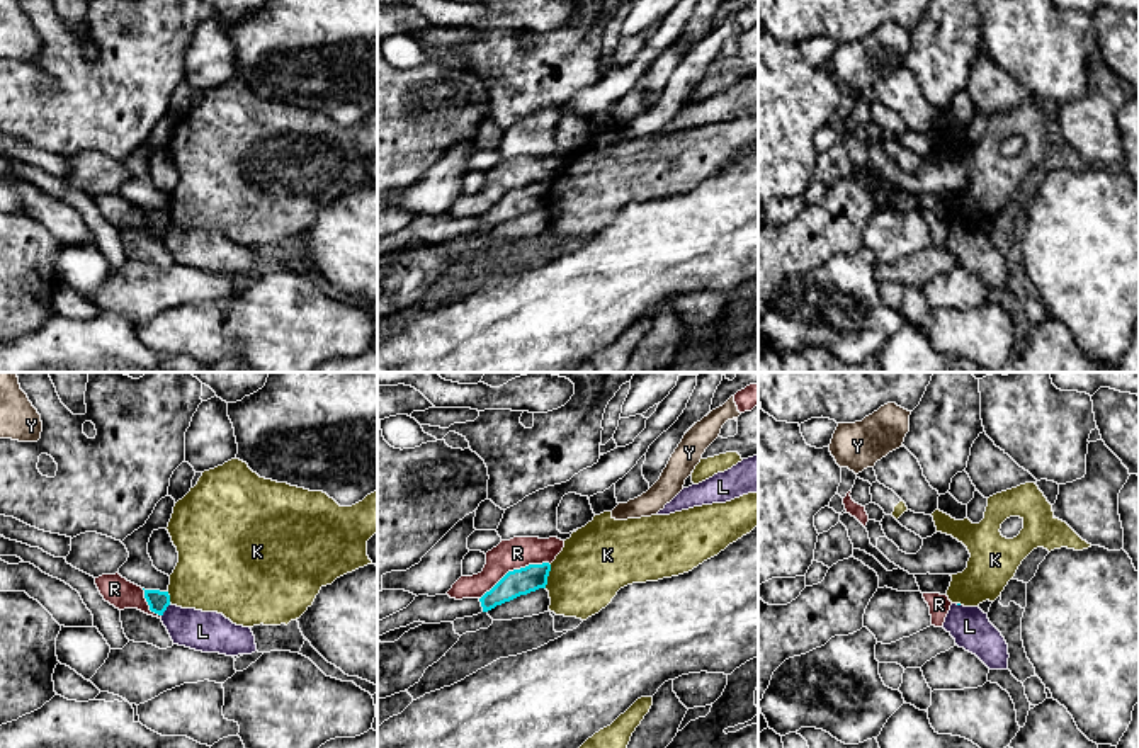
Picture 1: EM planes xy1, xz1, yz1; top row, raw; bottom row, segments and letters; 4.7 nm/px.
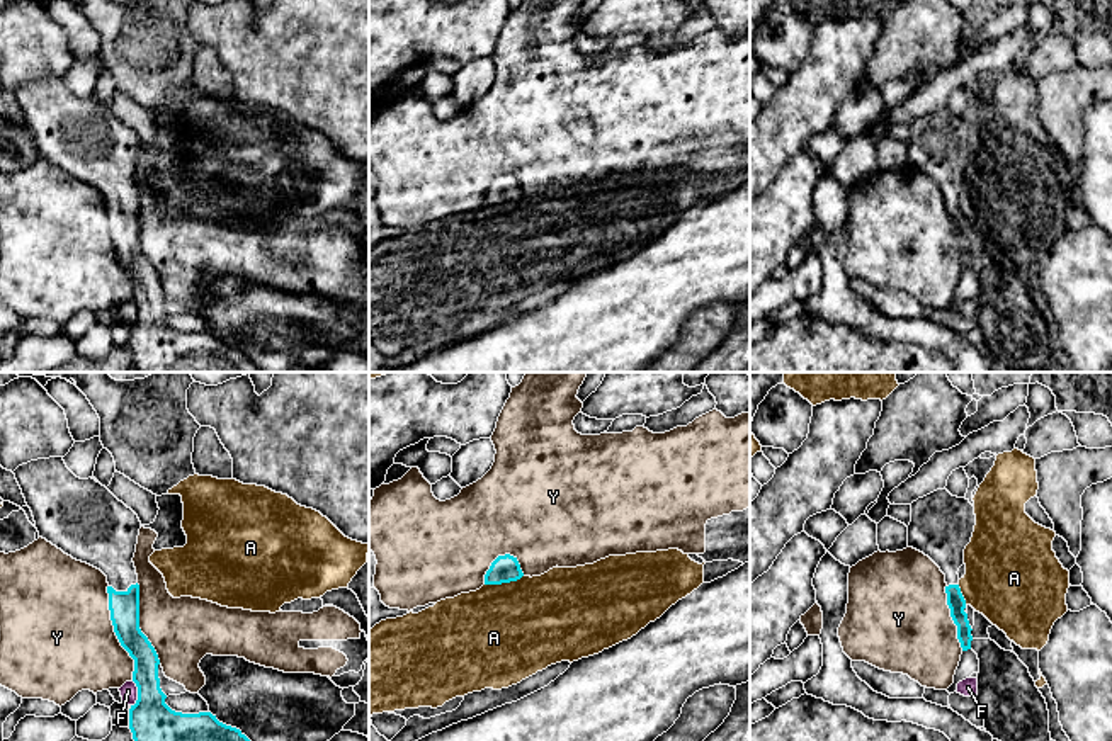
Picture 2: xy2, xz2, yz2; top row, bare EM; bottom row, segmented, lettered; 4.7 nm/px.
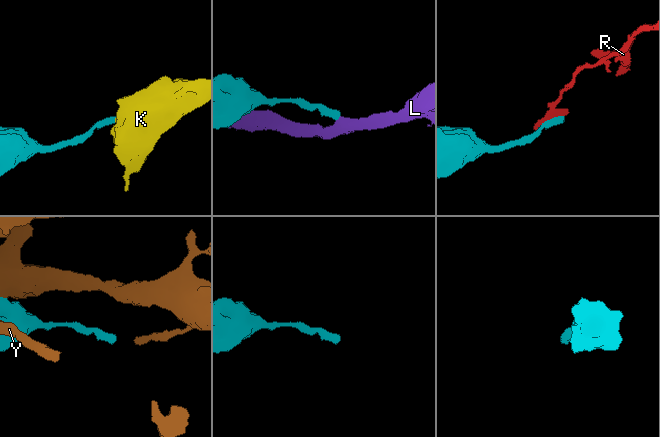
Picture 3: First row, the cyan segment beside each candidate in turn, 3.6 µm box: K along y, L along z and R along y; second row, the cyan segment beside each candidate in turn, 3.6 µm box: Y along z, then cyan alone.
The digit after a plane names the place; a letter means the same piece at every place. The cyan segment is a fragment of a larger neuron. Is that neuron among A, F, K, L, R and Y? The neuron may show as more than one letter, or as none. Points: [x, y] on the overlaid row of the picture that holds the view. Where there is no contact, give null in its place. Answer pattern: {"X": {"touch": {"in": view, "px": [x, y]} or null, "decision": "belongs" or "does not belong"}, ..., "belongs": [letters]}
{"A": {"touch": {"in": "xz2", "px": [504, 582]}, "decision": "does not belong"}, "F": {"touch": {"in": "xy2", "px": [138, 694]}, "decision": "does not belong"}, "K": {"touch": {"in": "xz1", "px": [548, 575]}, "decision": "does not belong"}, "L": {"touch": {"in": "xy1", "px": [165, 609]}, "decision": "does not belong"}, "R": {"touch": {"in": "xz1", "px": [514, 570]}, "decision": "does not belong"}, "Y": {"touch": {"in": "xy2", "px": [114, 631]}, "decision": "does not belong"}, "belongs": []}

